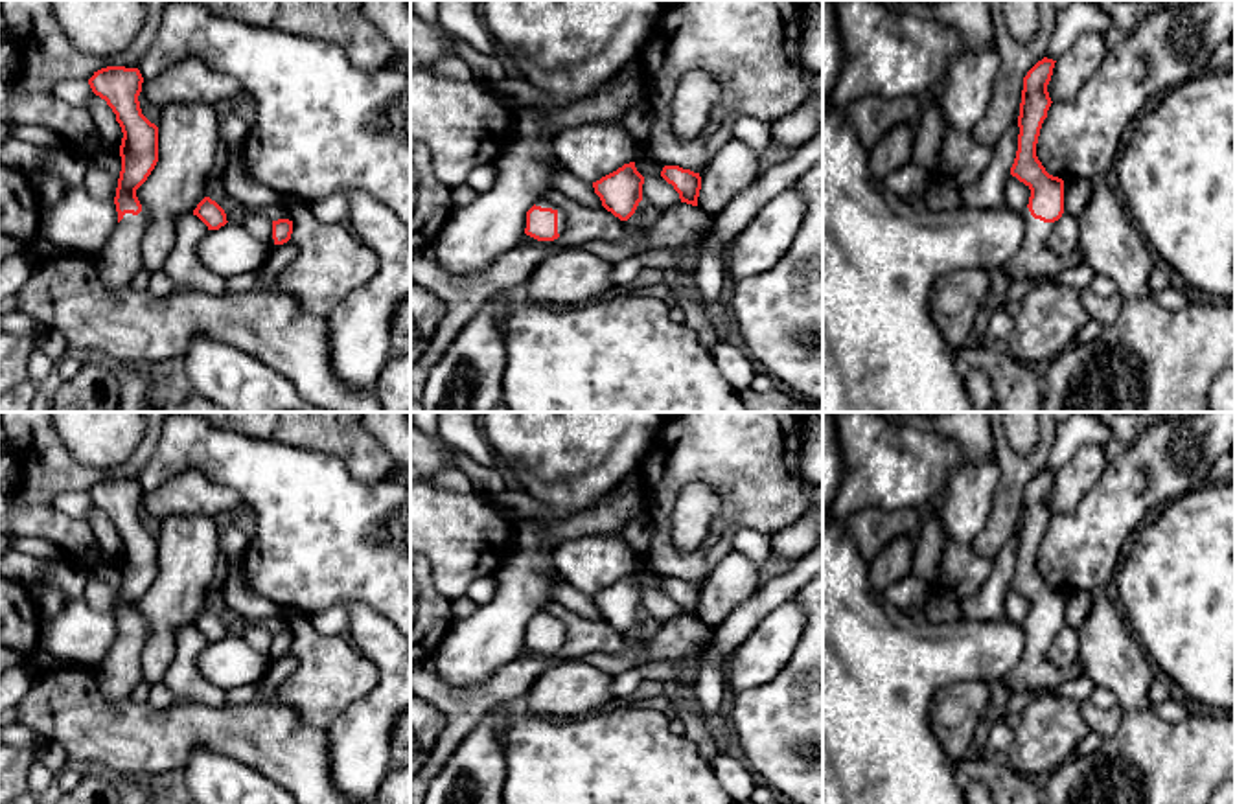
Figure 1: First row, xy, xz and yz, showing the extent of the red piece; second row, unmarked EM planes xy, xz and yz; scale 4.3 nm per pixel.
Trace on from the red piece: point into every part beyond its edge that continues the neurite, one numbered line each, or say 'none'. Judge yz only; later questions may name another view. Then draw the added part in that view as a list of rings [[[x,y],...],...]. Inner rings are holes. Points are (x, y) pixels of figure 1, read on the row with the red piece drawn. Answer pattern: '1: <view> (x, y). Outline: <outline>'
1: yz (1035, 260). Outline: [[[1029,208],[1023,213],[1025,239],[1021,248],[1007,261],[1001,269],[1010,281],[1021,278],[1051,278],[1068,269],[1084,263],[1084,254],[1080,248],[1068,256],[1056,256],[1049,250],[1047,243],[1051,234],[1056,230],[1058,221],[1044,223],[1034,219]]]

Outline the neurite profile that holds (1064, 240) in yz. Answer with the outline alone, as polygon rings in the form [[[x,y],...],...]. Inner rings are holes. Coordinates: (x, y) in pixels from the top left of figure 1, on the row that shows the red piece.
[[[1062,213],[1056,230],[1051,234],[1049,250],[1056,256],[1068,256],[1079,248],[1079,221],[1069,213]]]

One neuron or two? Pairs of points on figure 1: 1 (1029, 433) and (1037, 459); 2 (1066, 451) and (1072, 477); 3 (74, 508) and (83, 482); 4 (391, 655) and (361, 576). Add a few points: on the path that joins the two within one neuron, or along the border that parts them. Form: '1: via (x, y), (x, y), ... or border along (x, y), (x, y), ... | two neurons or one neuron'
1: border along (1004, 431), (1022, 455), (1038, 446) | two neurons
2: border along (1103, 446), (1083, 444), (1055, 471) | two neurons
3: border along (87, 492), (61, 492), (52, 505) | two neurons
4: border along (343, 602), (369, 604), (391, 622) | two neurons

